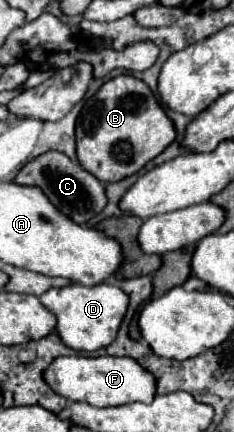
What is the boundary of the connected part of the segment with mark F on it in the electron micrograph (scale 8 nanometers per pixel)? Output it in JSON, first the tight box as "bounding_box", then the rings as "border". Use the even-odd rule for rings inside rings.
{"bounding_box":[43,356,153,406],"border":[[[61,356],[55,358],[43,372],[43,380],[51,386],[51,390],[67,400],[87,402],[91,406],[121,406],[131,402],[145,402],[153,400],[153,376],[145,372],[133,358],[117,358],[117,356],[99,356],[99,358],[85,358],[85,356]]]}

